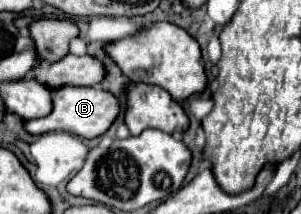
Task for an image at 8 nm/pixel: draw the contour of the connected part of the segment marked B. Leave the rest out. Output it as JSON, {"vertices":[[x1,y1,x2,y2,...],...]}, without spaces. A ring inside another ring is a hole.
{"vertices":[[63,86,59,90,53,90,53,112,49,116,29,120,25,122,25,130,29,134,45,134,53,130,63,130,77,134,81,138,97,138,109,130,109,126,115,122,115,118,121,112,119,100,101,88,81,88,81,86]]}

